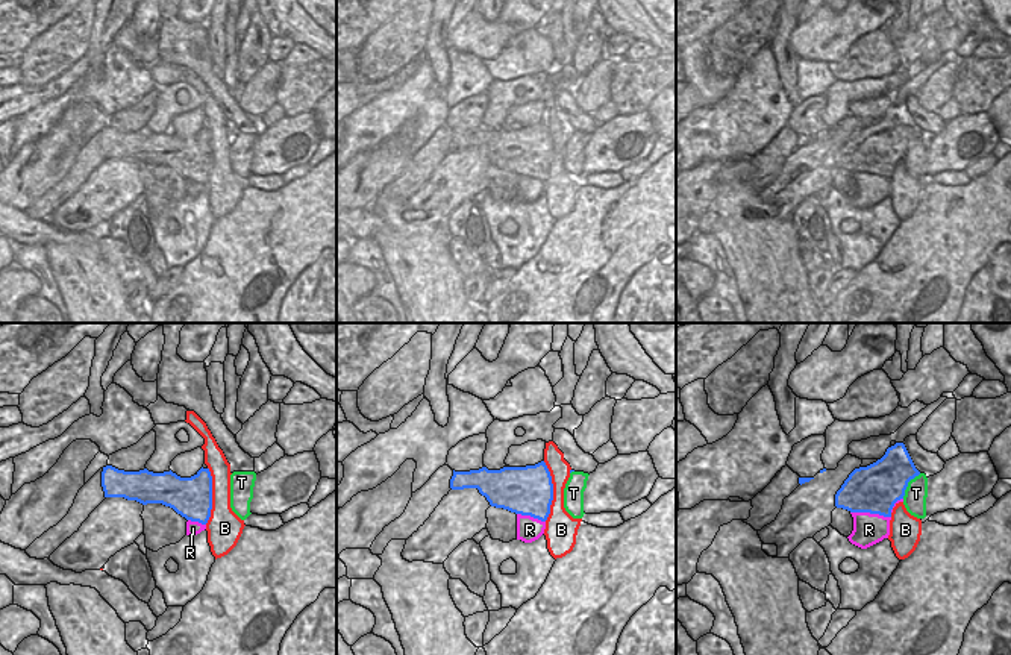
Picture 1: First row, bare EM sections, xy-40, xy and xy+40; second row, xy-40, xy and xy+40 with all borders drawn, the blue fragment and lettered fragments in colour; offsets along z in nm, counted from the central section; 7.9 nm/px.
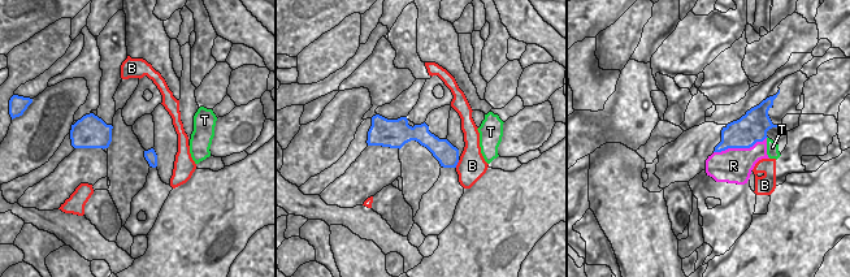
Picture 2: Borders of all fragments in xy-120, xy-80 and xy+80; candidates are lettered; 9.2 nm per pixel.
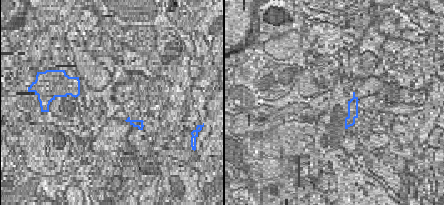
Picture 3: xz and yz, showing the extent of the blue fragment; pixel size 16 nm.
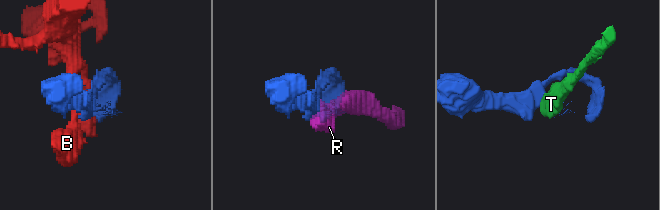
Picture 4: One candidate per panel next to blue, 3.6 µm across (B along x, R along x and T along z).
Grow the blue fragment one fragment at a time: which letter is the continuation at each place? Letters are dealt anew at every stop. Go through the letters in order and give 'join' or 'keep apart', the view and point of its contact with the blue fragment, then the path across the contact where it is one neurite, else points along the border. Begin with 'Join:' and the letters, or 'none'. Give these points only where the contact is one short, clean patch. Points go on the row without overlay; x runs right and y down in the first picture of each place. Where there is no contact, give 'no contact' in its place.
Join: R
B: keep apart | xy (552, 152)
R: join | xy+40 (870, 173)
T: keep apart | xy+40 (907, 144) | along xy+40 (920, 134), (908, 143), (902, 158)

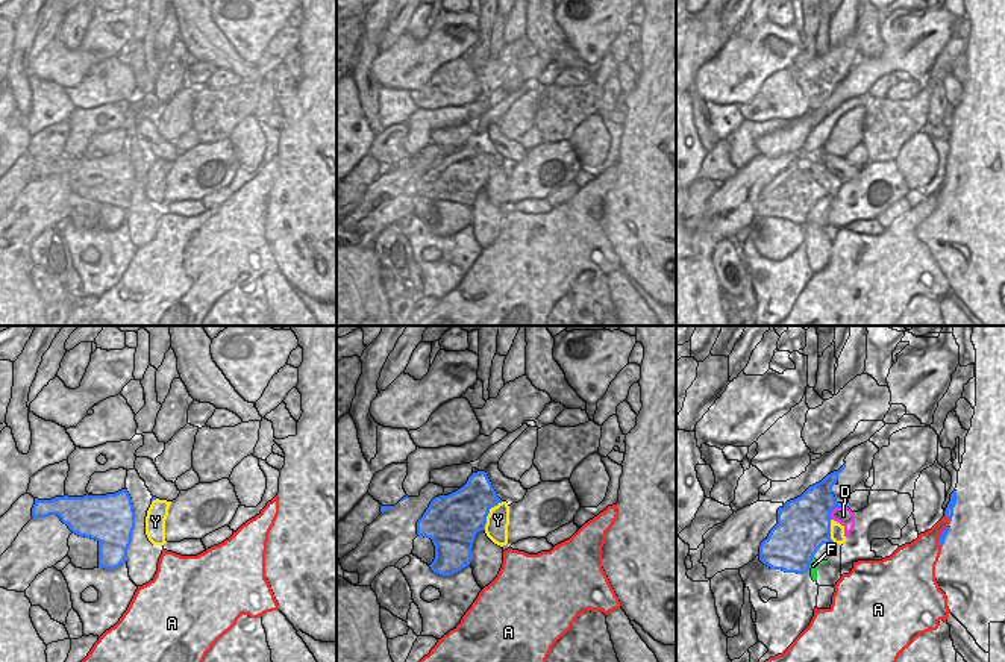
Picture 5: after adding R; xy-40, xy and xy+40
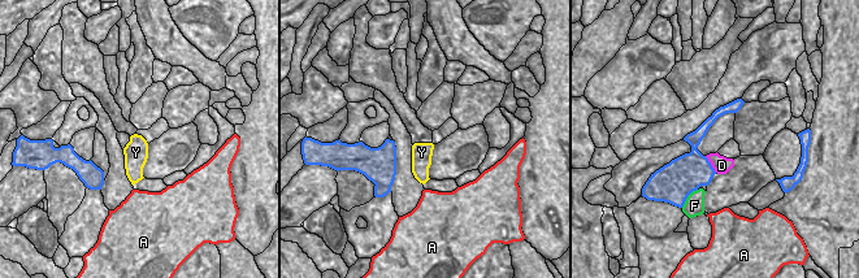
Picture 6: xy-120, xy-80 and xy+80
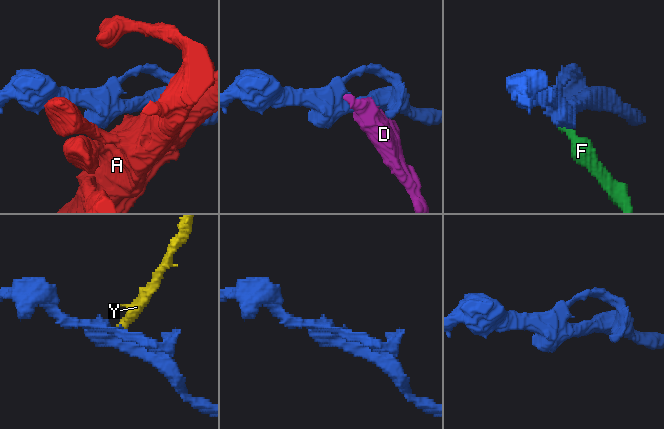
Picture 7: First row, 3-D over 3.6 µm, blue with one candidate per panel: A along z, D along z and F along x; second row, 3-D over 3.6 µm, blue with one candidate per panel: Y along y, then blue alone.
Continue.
Join: none
A: keep apart | xy+40 (946, 176)
D: keep apart | xy+40 (835, 167)
F: keep apart | xy+40 (811, 221) | along xy+40 (813, 217), (808, 227)
Y: keep apart | xy (488, 173) | along xy (502, 162), (490, 170), (484, 190)

